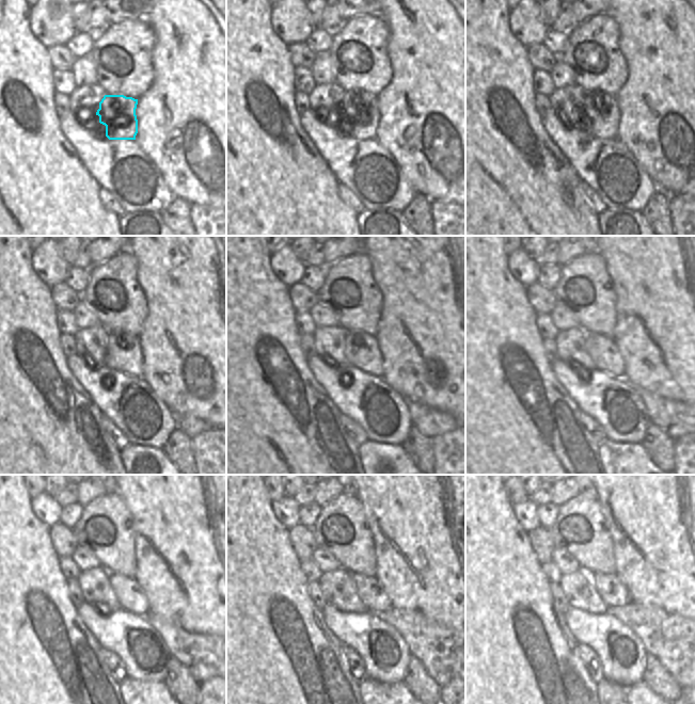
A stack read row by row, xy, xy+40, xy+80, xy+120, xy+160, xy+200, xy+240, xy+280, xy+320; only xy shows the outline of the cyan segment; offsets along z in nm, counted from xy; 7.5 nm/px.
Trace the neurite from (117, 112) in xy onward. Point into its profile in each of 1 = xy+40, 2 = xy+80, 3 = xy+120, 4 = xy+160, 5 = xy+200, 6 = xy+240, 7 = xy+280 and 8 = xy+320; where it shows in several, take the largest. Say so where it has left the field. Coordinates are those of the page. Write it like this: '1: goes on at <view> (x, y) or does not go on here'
1: goes on at xy+40 (360, 112)
2: goes on at xy+80 (601, 115)
3: goes on at xy+120 (123, 353)
4: goes on at xy+160 (362, 351)
5: goes on at xy+200 (603, 352)
6: goes on at xy+240 (128, 593)
7: goes on at xy+280 (369, 591)
8: goes on at xy+320 (613, 592)

